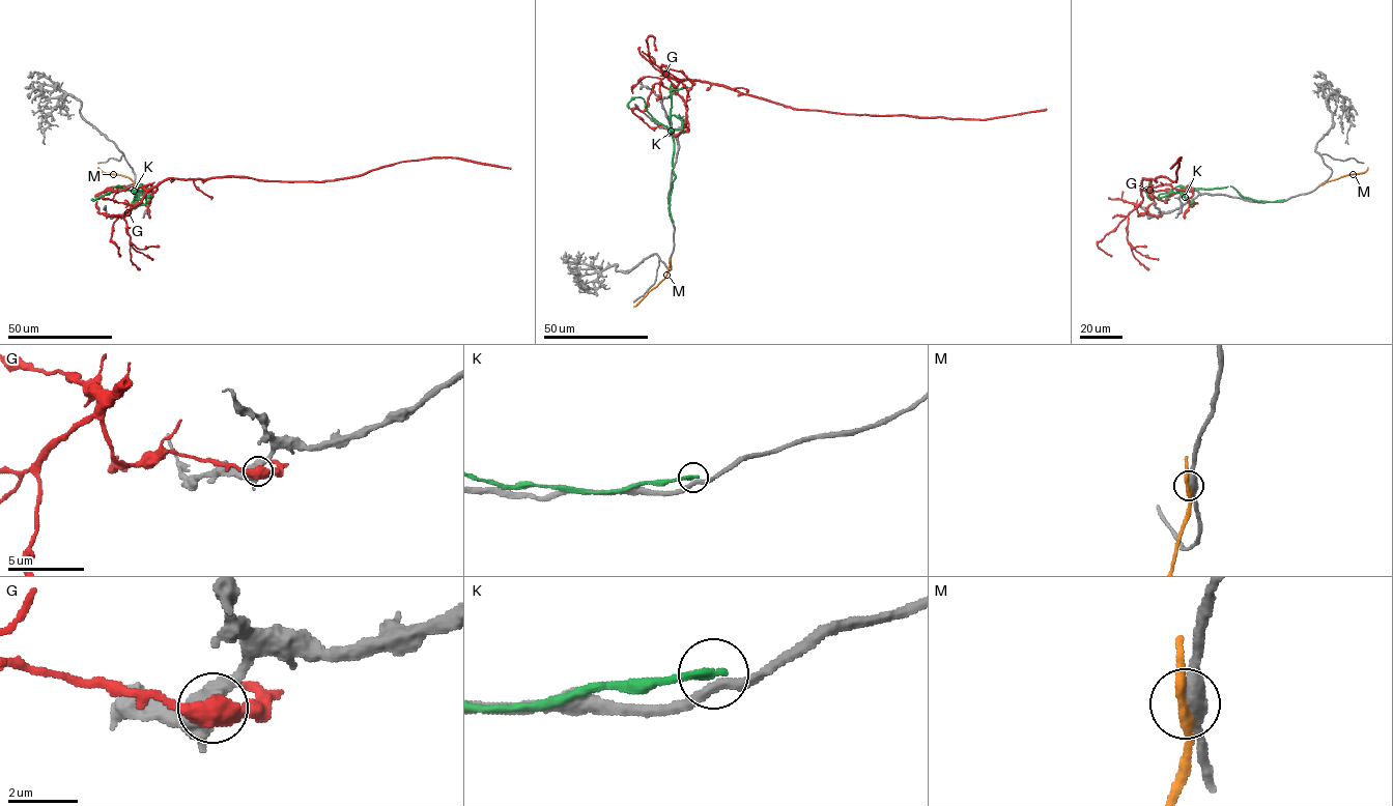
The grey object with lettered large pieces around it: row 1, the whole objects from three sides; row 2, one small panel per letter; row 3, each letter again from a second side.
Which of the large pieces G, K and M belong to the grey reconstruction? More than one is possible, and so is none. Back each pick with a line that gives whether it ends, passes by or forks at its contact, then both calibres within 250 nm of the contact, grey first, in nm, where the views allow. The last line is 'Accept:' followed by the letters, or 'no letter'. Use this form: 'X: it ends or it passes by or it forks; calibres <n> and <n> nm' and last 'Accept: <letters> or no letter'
Accept: no letter

